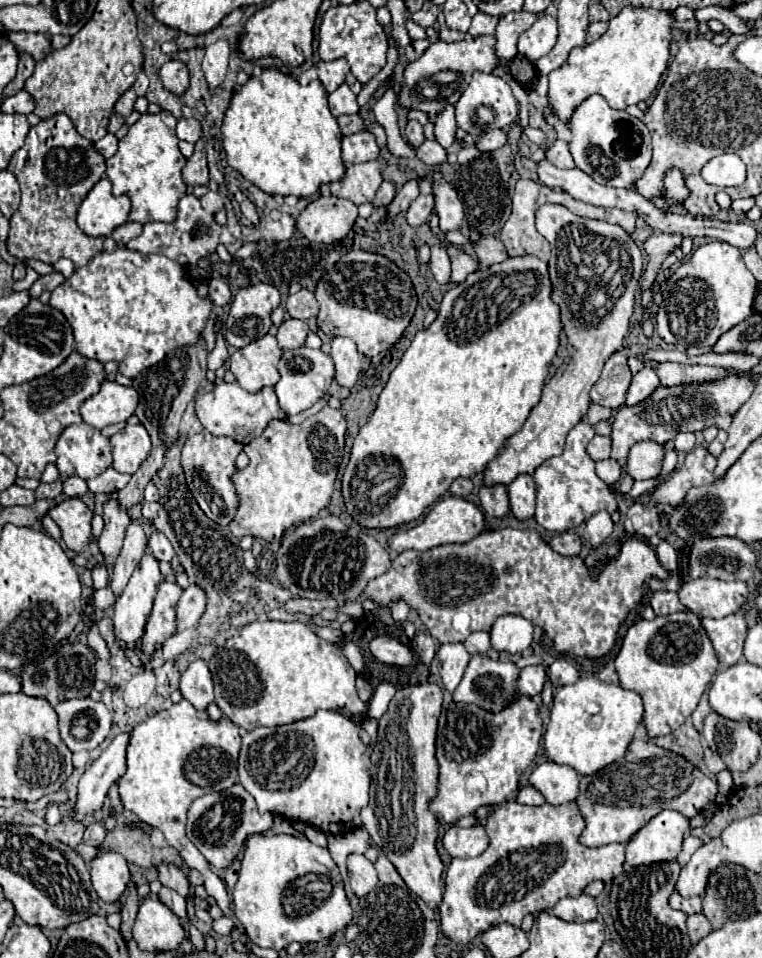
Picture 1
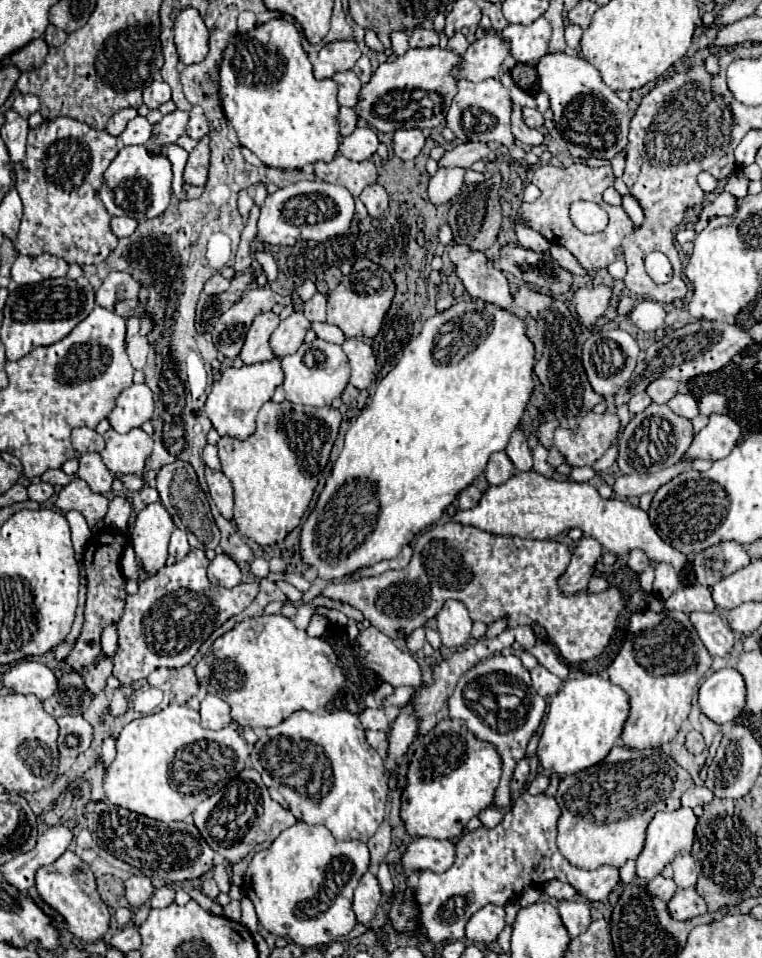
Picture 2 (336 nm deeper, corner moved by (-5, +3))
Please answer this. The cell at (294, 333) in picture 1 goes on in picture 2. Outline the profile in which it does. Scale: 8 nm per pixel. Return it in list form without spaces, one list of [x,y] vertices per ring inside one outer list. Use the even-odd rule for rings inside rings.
[[[292,312],[286,320],[282,320],[270,336],[270,348],[274,356],[284,358],[288,354],[294,354],[302,346],[304,334],[308,328],[310,328],[310,322],[302,312]]]

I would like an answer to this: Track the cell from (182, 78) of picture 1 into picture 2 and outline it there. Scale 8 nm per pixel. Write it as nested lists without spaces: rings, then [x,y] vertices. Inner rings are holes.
[[[184,8],[174,20],[176,48],[184,64],[202,62],[208,54],[208,30],[194,8]]]

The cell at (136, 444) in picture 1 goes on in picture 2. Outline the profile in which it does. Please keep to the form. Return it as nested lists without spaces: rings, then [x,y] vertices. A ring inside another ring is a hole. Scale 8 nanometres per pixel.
[[[110,428],[104,440],[106,446],[100,456],[112,474],[142,474],[152,452],[152,438],[142,428],[134,428],[128,434],[118,434]]]

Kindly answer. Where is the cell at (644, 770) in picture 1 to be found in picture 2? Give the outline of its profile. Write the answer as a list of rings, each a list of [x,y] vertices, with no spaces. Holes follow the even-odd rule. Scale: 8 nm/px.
[[[618,744],[602,762],[578,774],[564,776],[556,792],[556,802],[562,810],[556,844],[562,856],[572,866],[584,870],[604,864],[620,868],[626,860],[636,860],[644,848],[646,828],[654,814],[658,810],[678,810],[680,796],[694,786],[690,774],[676,762],[670,762],[664,762],[656,750],[640,752]],[[660,776],[664,778],[664,786],[658,782]]]

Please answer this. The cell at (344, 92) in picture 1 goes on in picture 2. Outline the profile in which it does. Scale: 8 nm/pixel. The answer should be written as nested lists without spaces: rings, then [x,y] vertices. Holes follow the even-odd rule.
[[[348,70],[348,72],[338,72],[332,76],[334,82],[338,82],[338,104],[340,106],[350,106],[354,108],[358,102],[358,92],[360,92],[360,80],[358,76]]]

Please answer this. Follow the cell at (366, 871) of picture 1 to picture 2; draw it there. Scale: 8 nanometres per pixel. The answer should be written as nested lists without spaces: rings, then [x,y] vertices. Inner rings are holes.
[[[366,872],[360,878],[360,884],[354,892],[354,914],[360,924],[368,924],[374,918],[380,898],[382,898],[382,892],[380,892],[376,876],[372,872]]]

